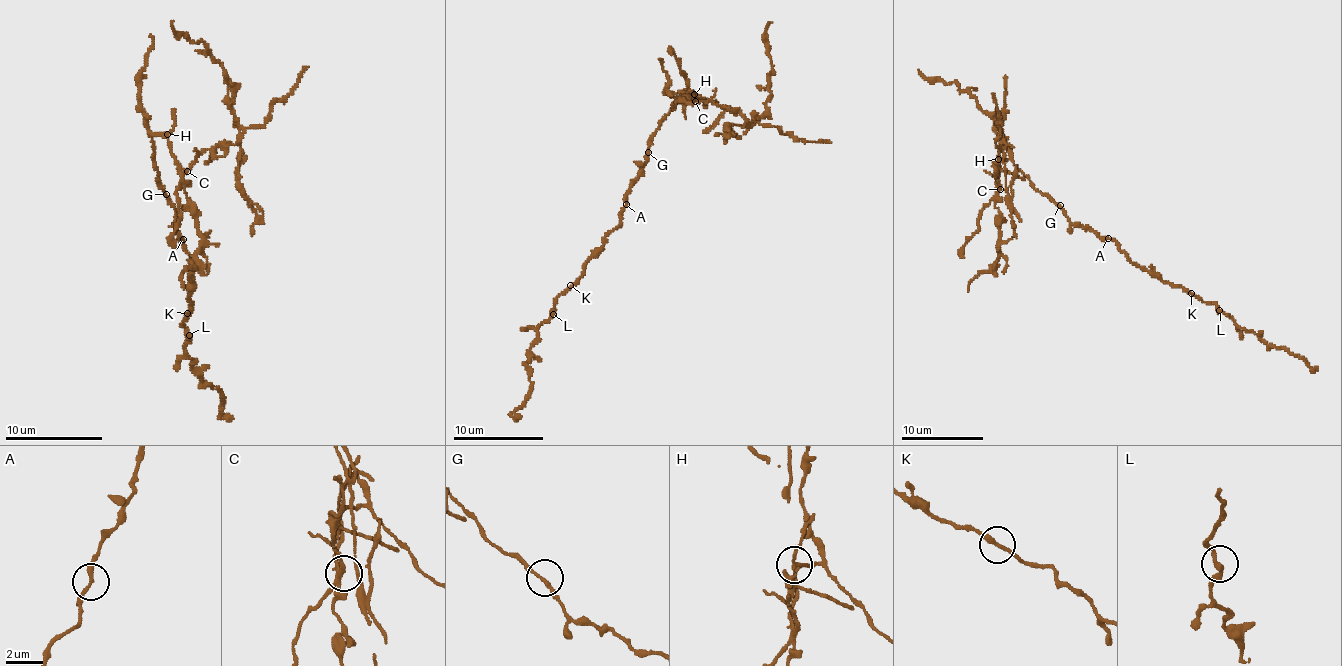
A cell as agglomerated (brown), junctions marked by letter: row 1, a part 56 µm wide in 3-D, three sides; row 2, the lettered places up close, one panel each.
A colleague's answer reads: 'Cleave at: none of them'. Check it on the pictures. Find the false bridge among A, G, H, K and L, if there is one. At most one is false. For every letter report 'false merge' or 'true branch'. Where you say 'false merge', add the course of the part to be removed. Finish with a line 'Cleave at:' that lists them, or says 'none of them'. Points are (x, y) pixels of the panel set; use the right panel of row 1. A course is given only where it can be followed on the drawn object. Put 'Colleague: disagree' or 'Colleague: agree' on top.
Colleague: disagree
A: true branch
G: true branch
H: false merge; course (998, 160), (998, 187), (1003, 147), (996, 121), (955, 82), (945, 84), (918, 70)
K: true branch
L: true branch
Cleave at: H

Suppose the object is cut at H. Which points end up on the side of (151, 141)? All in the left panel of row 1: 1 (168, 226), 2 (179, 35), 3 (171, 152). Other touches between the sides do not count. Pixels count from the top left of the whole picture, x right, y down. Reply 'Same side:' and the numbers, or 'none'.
Same side: 1

